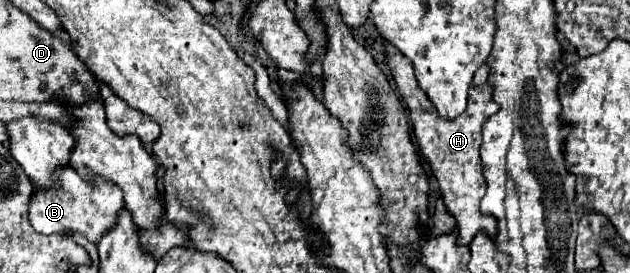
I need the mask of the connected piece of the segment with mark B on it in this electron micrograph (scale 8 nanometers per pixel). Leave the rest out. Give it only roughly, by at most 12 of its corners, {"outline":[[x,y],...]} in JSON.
{"outline":[[60,169],[60,189],[38,189],[30,223],[42,235],[90,243],[116,225],[122,191]]}

